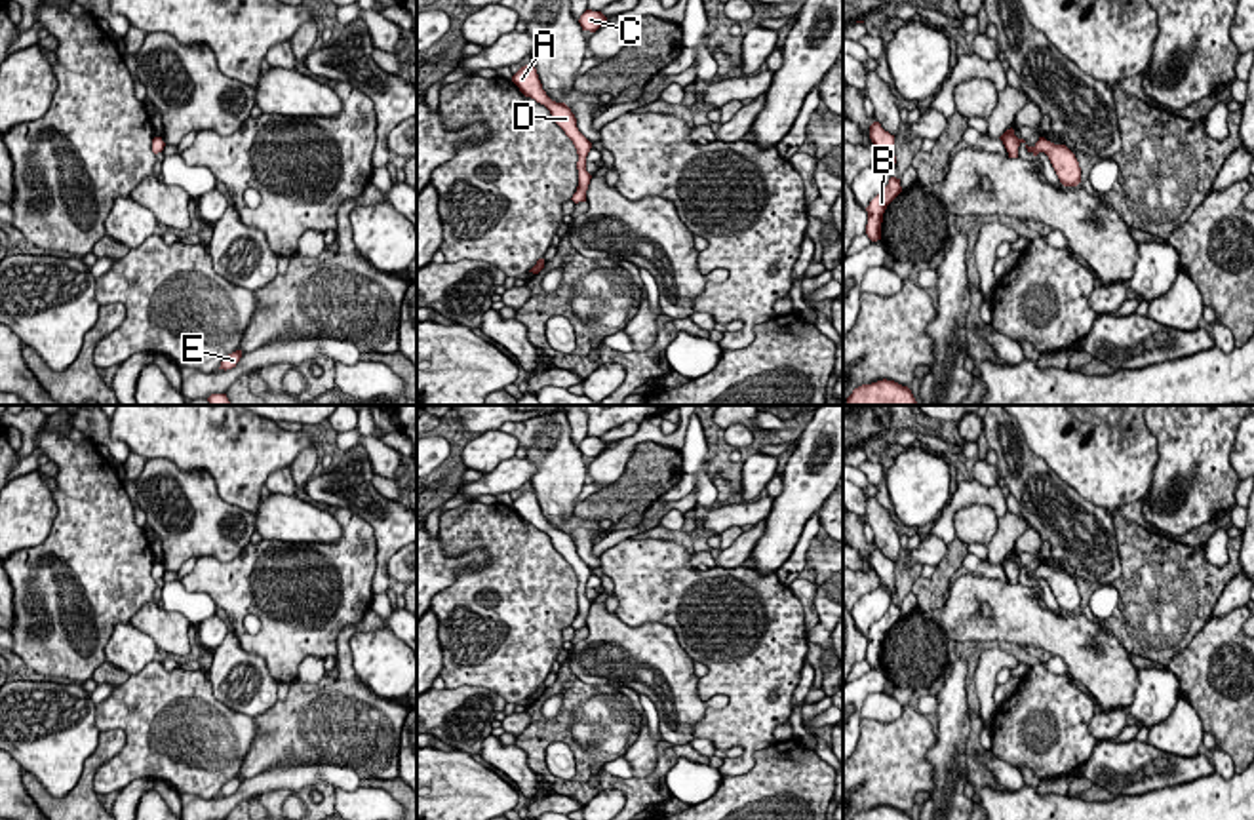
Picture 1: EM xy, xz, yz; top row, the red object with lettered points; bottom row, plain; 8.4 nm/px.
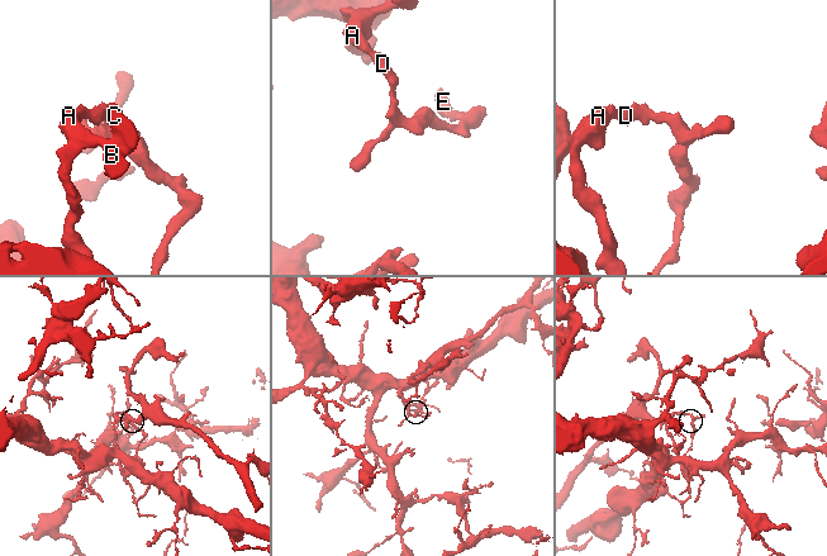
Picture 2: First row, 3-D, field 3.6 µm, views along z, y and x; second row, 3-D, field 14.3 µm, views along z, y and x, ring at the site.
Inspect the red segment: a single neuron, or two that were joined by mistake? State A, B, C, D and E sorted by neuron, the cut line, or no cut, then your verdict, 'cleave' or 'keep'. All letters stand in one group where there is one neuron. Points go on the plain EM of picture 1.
A B C D / E; cut in xz along (590, 604), (579, 609); cleave

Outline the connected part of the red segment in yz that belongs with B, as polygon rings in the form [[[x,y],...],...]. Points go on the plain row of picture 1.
[[[891,603],[889,611],[881,620],[877,620],[870,632],[866,634],[868,637],[868,651],[866,651],[866,660],[872,668],[881,666],[881,649],[883,649],[883,639],[887,632],[902,618],[900,605]]]

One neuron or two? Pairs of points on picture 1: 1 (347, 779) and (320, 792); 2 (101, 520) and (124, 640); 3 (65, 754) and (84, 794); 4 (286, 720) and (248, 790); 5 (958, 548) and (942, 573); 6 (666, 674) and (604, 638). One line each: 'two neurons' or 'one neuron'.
1: two neurons
2: two neurons
3: two neurons
4: two neurons
5: one neuron
6: one neuron

